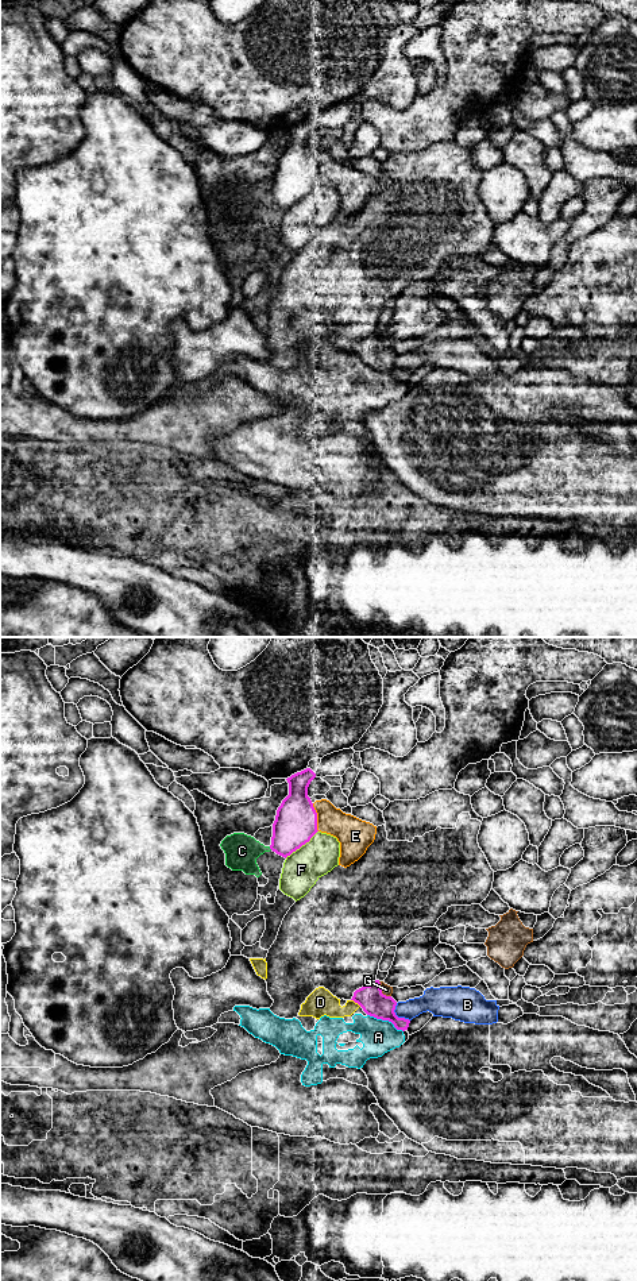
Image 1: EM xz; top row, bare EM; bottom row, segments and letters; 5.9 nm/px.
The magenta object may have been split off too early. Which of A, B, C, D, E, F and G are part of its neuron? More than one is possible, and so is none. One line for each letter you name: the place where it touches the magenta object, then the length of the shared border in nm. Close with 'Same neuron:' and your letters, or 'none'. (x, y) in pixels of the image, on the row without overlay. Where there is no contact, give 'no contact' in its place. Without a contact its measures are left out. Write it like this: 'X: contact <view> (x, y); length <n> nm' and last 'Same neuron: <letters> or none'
Same neuron: none

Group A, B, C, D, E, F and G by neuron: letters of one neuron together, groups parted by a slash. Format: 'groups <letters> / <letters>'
groups A D / B / C / E / F / G

